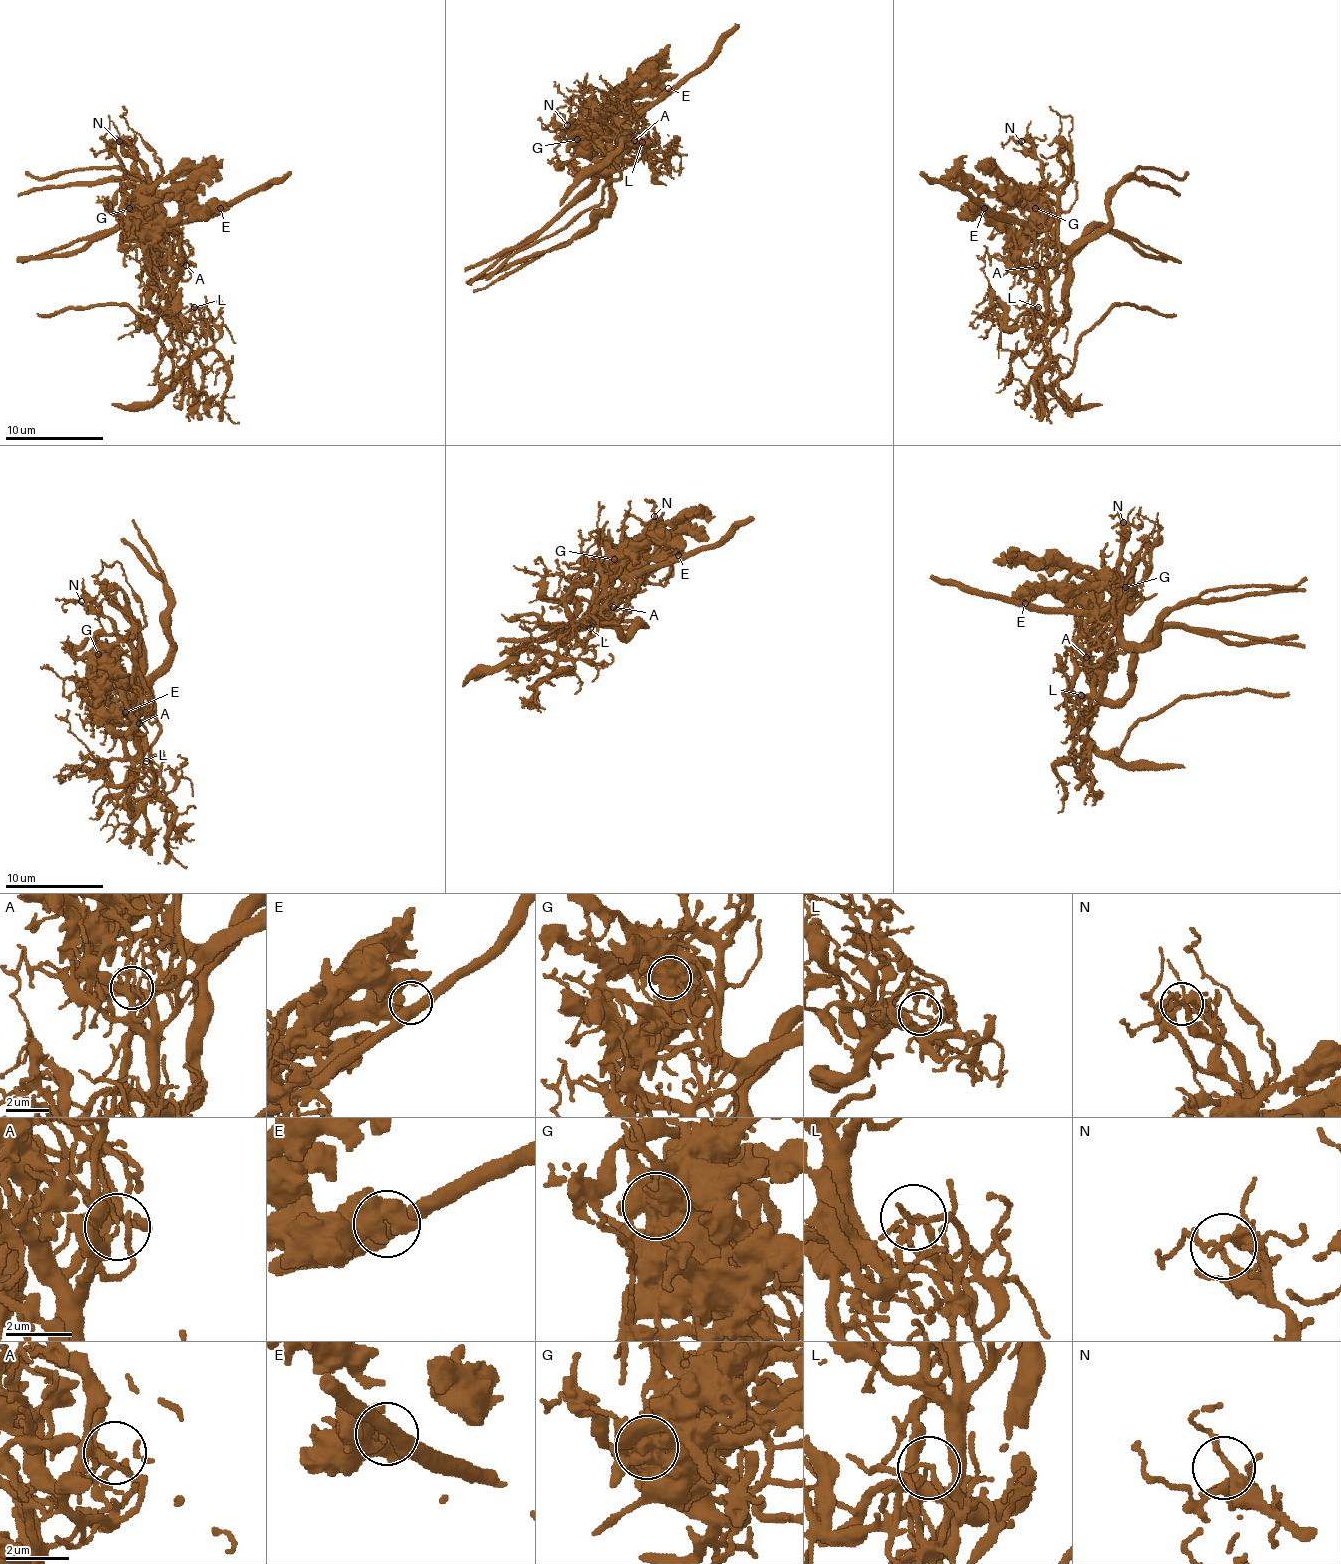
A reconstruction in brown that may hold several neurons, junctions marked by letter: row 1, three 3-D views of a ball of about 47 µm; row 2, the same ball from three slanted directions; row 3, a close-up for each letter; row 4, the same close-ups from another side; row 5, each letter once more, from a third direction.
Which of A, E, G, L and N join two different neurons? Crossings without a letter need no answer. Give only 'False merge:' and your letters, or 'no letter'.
False merge: A, G, L

